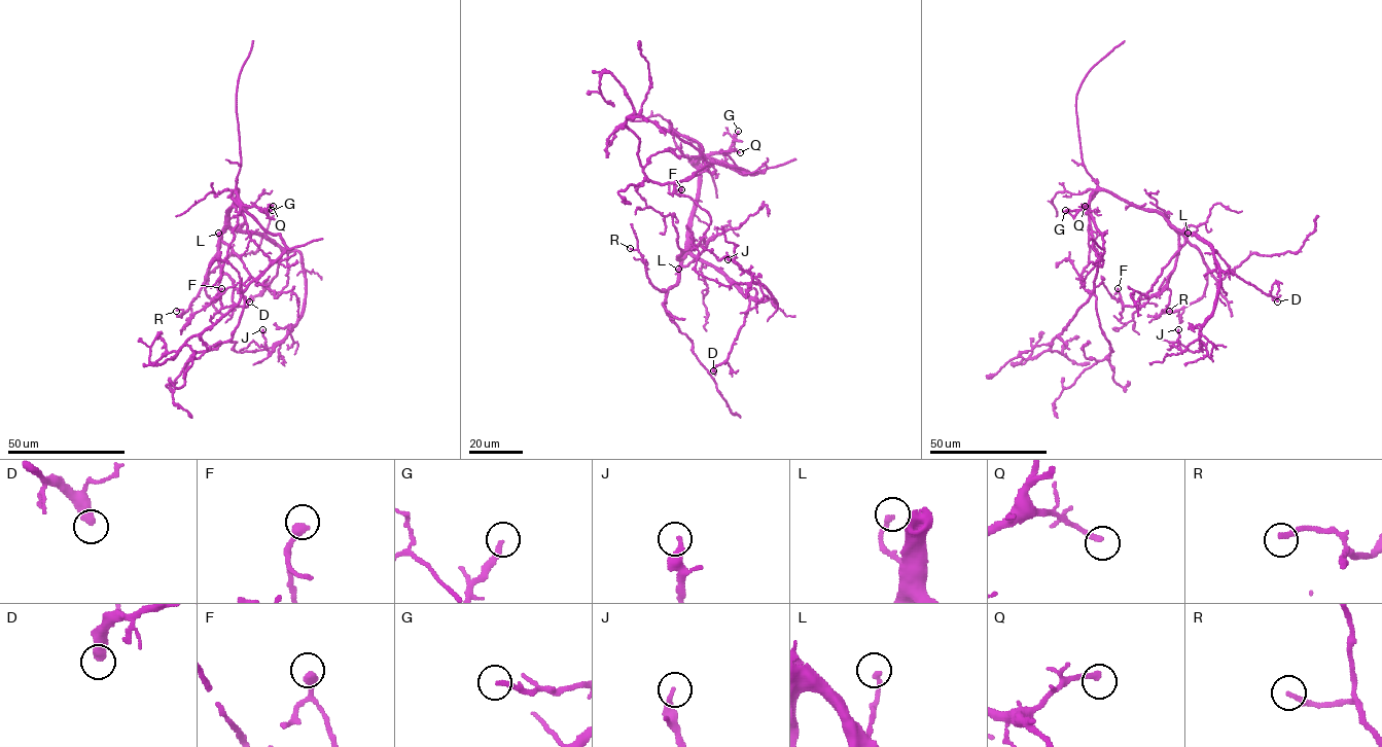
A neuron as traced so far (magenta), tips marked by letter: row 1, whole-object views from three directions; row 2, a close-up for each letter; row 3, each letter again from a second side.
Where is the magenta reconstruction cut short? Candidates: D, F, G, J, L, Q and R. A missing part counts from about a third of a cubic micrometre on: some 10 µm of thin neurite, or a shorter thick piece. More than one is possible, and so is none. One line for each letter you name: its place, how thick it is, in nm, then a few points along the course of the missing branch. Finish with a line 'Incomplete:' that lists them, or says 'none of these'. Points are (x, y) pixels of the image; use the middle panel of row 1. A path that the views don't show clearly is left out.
D: Place: (713, 370). Thickness 480 nm. Course of what is missing: (713, 370), (727, 411)
G: Place: (738, 131). Thickness 240 nm
Q: Place: (740, 152). Thickness 240 nm
Incomplete: D, G, Q

